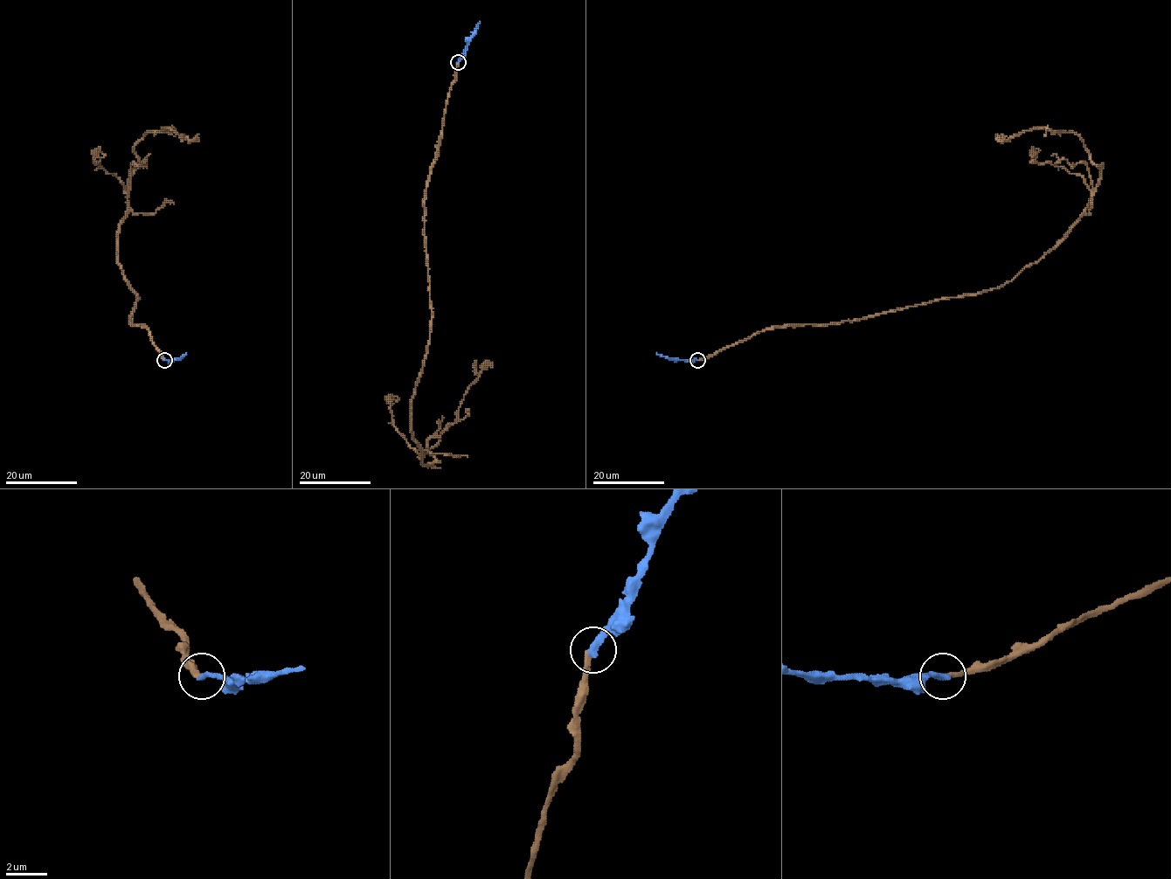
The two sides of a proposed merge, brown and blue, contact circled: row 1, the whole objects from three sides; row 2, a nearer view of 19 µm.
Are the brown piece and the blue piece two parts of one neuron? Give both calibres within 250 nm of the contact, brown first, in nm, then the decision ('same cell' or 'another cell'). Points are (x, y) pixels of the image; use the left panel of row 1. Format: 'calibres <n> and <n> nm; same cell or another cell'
calibres 220 and 320 nm; another cell

